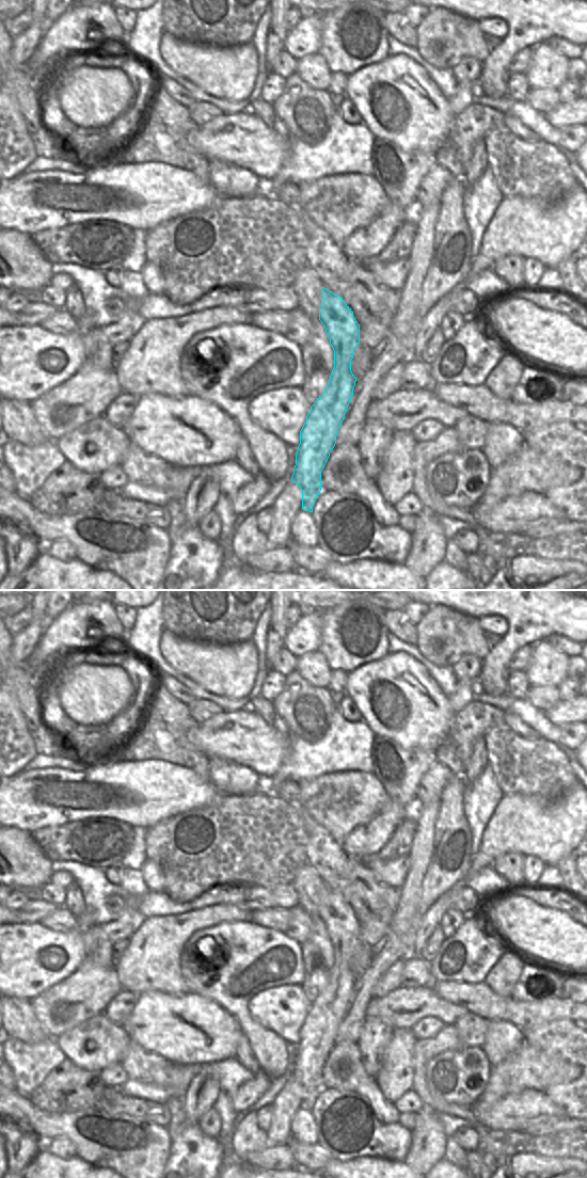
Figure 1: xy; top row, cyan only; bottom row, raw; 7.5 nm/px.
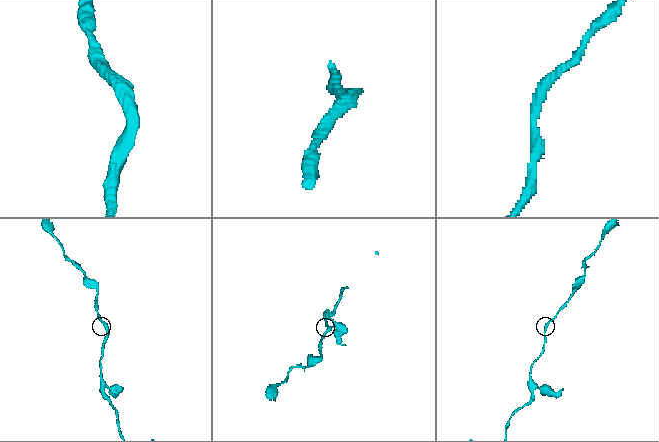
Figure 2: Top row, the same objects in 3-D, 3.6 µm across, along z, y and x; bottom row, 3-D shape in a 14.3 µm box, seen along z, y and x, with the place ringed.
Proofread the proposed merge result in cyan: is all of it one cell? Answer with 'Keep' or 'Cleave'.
Keep

